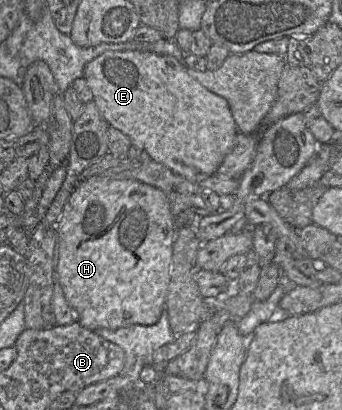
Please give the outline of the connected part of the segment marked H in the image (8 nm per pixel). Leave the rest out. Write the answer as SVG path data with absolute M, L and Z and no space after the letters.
M93 176L78 182L66 201L61 216L55 225L55 248L53 270L64 293L68 305L74 310L77 322L84 328L96 332L99 329L116 330L131 325L149 326L157 323L165 309L170 269L172 263L175 227L167 196L154 186L131 179L114 179L106 176Z

